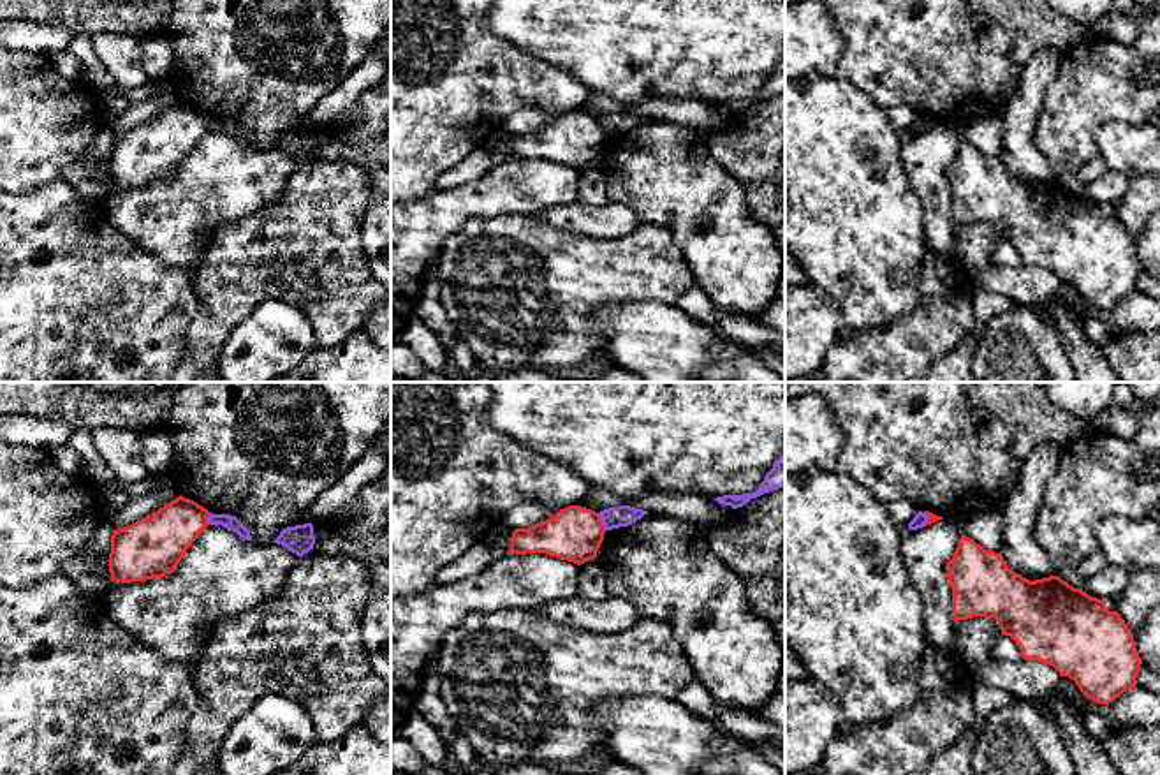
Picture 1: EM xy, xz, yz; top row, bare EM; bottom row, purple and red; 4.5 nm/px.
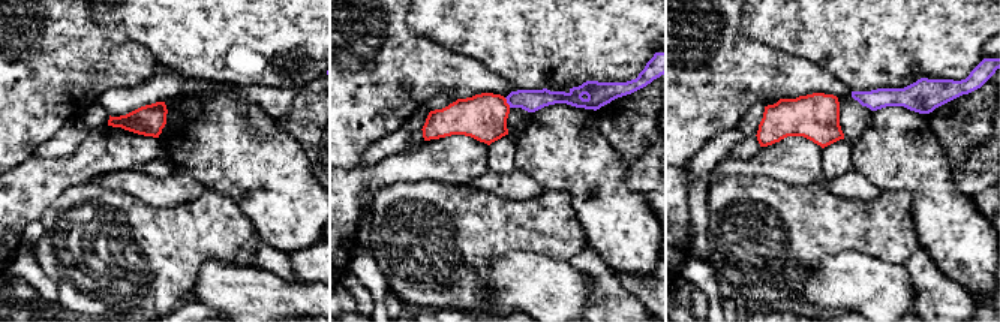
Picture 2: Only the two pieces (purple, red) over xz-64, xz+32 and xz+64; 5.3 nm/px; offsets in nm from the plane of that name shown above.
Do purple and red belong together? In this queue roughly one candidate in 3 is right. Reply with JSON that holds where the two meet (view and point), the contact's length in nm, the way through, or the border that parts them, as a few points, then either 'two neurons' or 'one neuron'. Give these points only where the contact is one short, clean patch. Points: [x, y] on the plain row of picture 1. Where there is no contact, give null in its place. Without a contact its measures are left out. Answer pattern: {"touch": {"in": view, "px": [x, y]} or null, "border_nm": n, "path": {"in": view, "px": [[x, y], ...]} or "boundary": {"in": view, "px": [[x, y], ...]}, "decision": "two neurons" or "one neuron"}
{"touch": {"in": "xz", "px": [601, 125]}, "border_nm": 90, "boundary": {"in": "xz", "px": [[597, 118], [606, 134]]}, "decision": "two neurons"}

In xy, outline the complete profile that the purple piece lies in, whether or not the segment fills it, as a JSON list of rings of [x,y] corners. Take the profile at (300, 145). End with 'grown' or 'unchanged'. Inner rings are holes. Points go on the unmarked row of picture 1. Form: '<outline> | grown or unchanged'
[[[305,129],[305,130],[287,132],[280,137],[280,141],[273,148],[285,151],[297,162],[303,162],[305,159],[313,155],[315,150],[313,130]]] | unchanged

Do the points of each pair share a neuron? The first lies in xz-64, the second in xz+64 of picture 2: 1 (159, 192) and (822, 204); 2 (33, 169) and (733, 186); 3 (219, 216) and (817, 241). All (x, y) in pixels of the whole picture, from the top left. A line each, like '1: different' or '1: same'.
1: different
2: different
3: same

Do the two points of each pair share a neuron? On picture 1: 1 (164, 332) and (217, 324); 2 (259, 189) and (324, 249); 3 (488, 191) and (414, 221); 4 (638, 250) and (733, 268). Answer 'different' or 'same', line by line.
1: different
2: different
3: same
4: different

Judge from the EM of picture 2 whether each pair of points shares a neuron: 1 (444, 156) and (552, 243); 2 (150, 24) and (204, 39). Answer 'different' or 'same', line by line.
1: different
2: same

